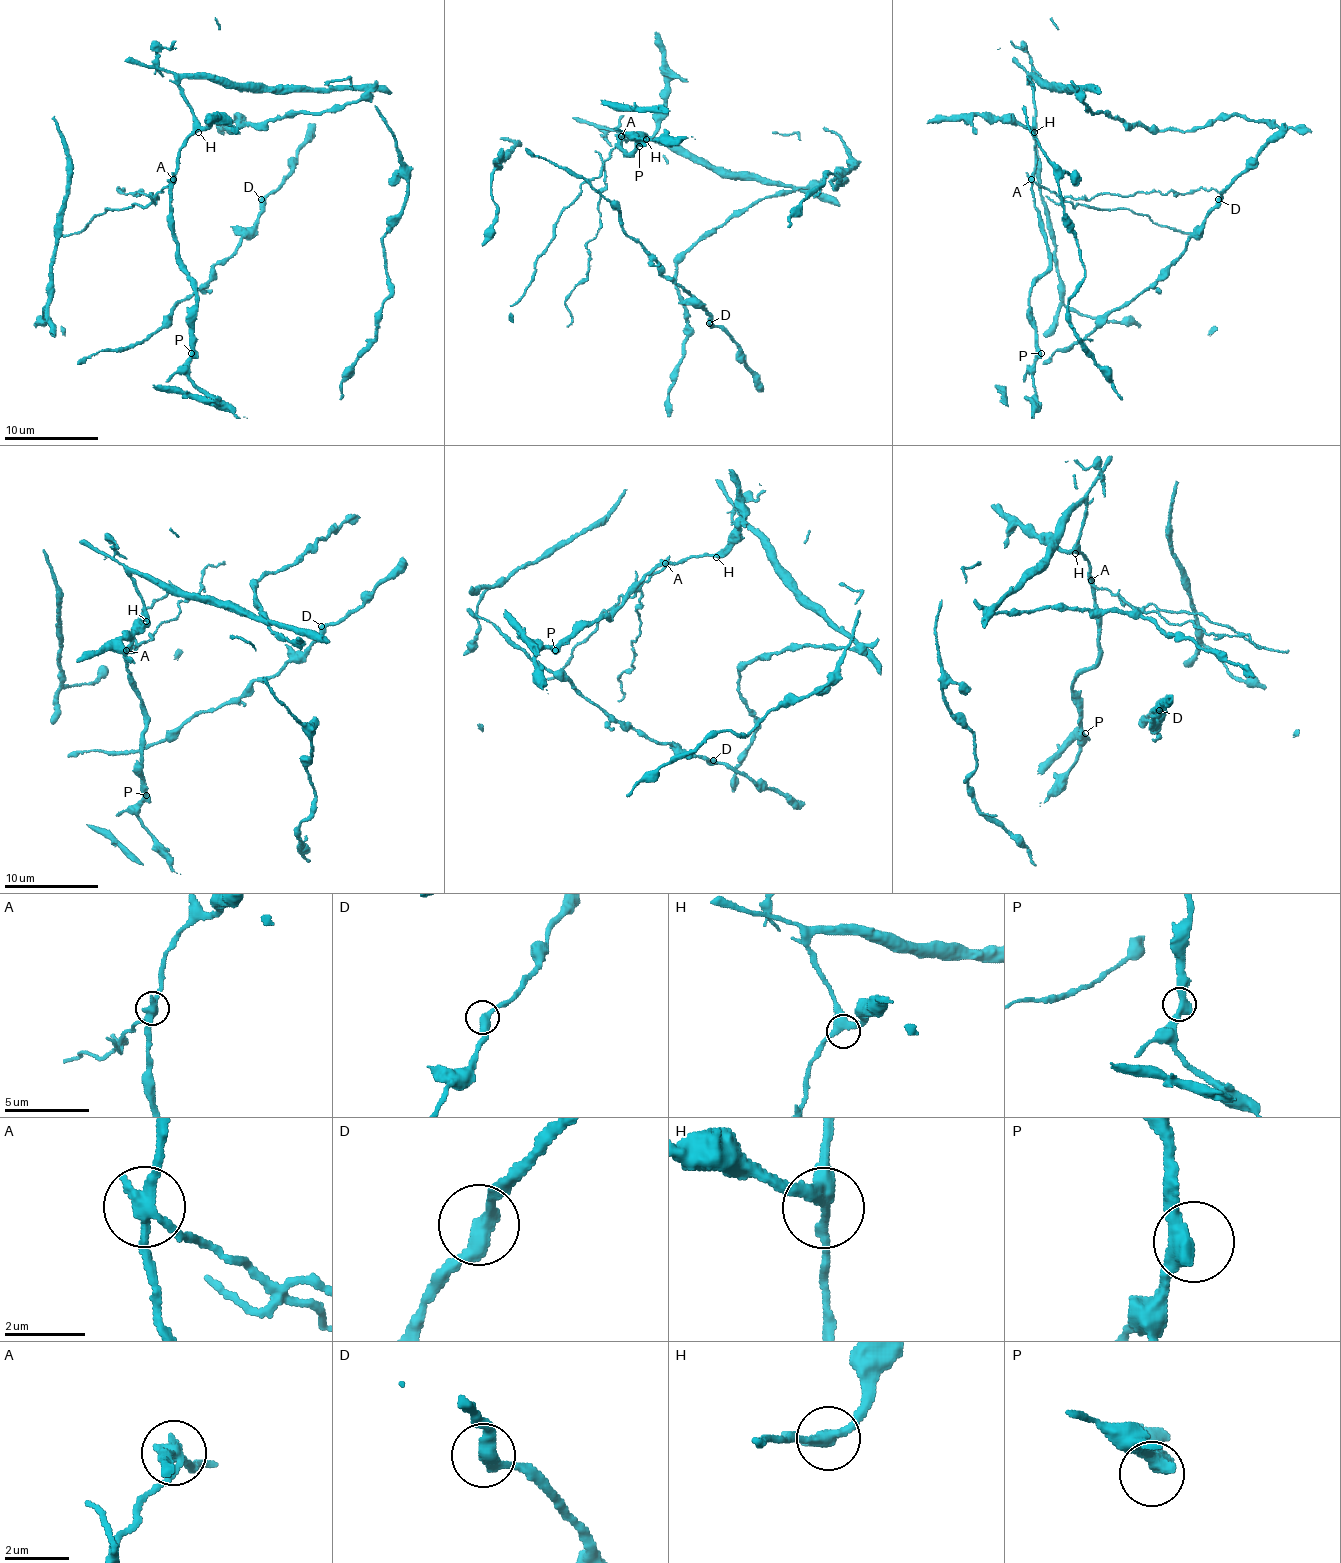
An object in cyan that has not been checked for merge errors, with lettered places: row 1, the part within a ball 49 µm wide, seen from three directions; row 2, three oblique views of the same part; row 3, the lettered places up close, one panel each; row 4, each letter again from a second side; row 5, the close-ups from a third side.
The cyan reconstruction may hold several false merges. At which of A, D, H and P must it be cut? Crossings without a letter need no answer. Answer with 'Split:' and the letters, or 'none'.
Split: A

